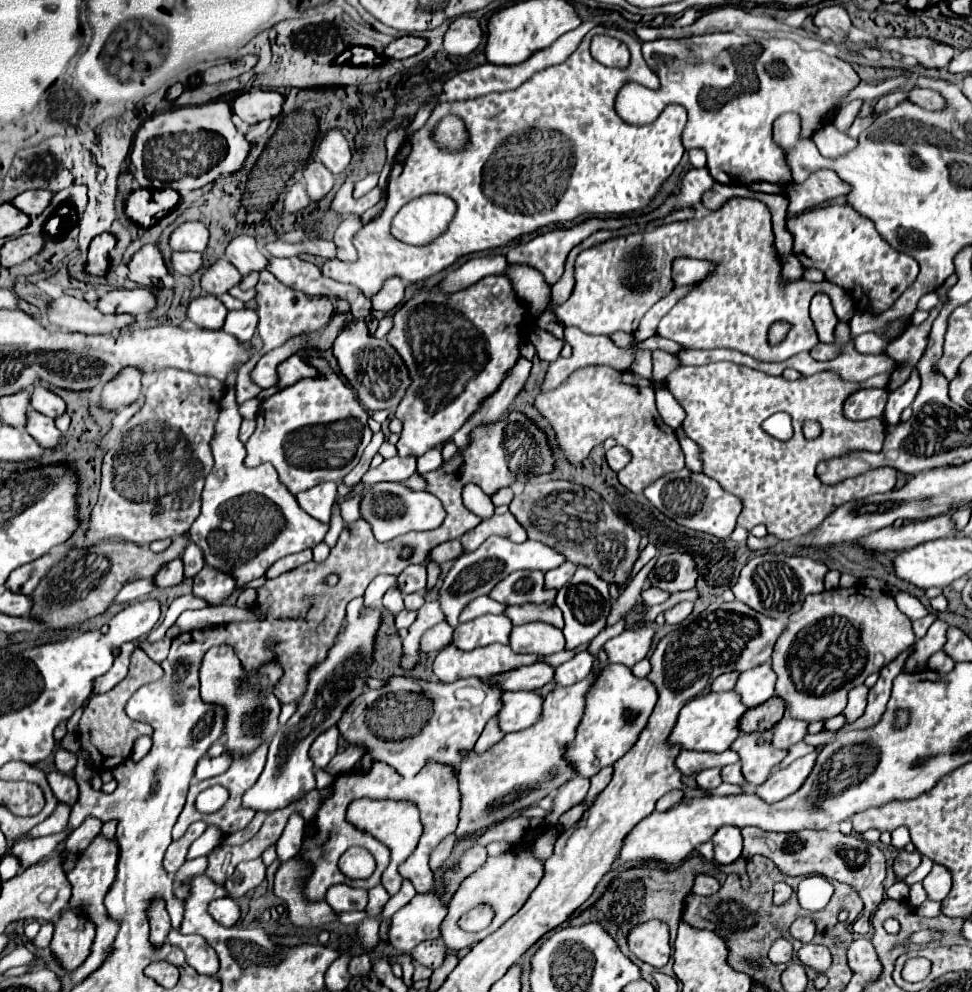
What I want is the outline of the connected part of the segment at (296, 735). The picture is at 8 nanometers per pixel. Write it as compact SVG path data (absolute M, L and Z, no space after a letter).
M353 598L349 602L345 628L341 636L337 636L337 644L329 650L327 660L317 664L317 668L313 668L313 672L309 674L309 688L305 696L299 700L297 712L287 720L285 726L281 726L277 736L271 740L265 770L261 772L253 788L249 788L243 794L241 804L245 808L271 814L299 800L307 792L317 790L315 772L313 772L315 768L307 756L309 746L321 732L335 726L337 716L341 716L341 712L345 710L345 704L349 704L353 696L361 694L363 678L367 676L367 668L373 664L373 640L379 622L381 622L379 610L365 608L363 598Z

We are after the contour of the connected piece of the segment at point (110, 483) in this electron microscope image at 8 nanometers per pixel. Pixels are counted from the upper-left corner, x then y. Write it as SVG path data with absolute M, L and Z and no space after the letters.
M175 368L161 370L145 390L141 410L127 422L119 442L103 458L99 500L91 510L83 546L111 538L149 544L187 532L201 510L205 476L213 470L211 440L225 386L217 378Z

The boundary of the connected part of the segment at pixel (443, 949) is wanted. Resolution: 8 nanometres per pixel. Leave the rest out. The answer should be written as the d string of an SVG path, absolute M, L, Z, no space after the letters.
M443 938L421 942L411 952L411 958L415 958L417 964L427 966L427 968L439 968L445 962L445 956L447 956L447 946L445 946Z

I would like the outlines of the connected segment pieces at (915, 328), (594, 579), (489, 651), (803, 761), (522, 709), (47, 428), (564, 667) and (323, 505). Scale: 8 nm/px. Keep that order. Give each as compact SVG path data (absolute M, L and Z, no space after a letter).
M937 307L931 309L928 319L923 324L911 324L901 338L897 338L897 340L893 340L893 344L885 346L883 354L891 356L899 364L909 364L914 367L926 349L927 336L931 332L933 321L939 315L939 310Z
M577 568L573 578L559 590L555 604L563 610L565 616L565 640L567 640L567 650L573 650L581 644L591 642L603 628L605 628L605 616L609 614L609 582L599 578L593 570L589 568Z
M449 644L437 654L433 662L433 672L441 682L453 682L457 678L469 678L469 676L487 680L497 672L513 670L533 662L537 662L537 656L517 654L503 644L489 644L483 648L475 648L471 652L463 652L453 644Z
M817 752L807 754L807 756L799 758L799 760L795 760L785 770L773 772L767 778L767 782L763 782L757 788L757 794L765 802L779 802L779 800L795 794L803 786L803 782L807 780L807 776L811 774L811 770L815 766L815 760L817 760Z
M505 692L501 696L501 710L497 712L501 732L515 732L529 728L541 714L543 698L535 692Z
M29 412L29 428L25 428L43 448L57 448L61 442L61 432L55 428L55 420L41 416L39 412Z
M579 652L569 662L563 662L555 668L553 682L557 686L571 686L583 680L591 672L591 666L593 666L593 656L589 652Z
M321 482L315 488L297 494L299 506L313 518L321 522L331 520L331 508L337 500L337 482Z

